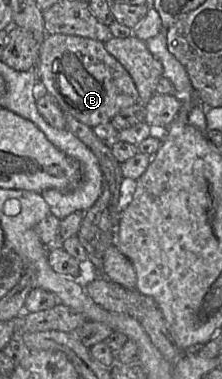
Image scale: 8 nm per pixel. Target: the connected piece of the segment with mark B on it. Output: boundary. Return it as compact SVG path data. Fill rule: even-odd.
M64 34L47 35L42 45L40 46L37 71L39 75L39 86L43 87L43 91L51 95L56 100L56 103L64 111L64 113L71 114L78 121L91 128L94 128L102 123L110 122L111 119L122 109L130 107L139 101L139 93L137 87L128 71L110 53L107 52L104 43L97 40ZM63 79L66 79L68 81L68 83L66 83L66 85L68 86L68 93L65 93L64 90L61 88L61 80Z

